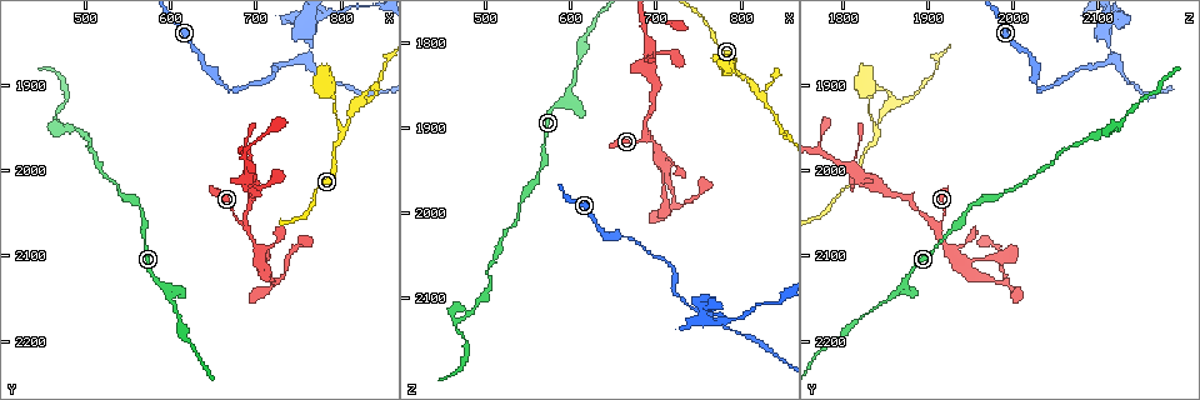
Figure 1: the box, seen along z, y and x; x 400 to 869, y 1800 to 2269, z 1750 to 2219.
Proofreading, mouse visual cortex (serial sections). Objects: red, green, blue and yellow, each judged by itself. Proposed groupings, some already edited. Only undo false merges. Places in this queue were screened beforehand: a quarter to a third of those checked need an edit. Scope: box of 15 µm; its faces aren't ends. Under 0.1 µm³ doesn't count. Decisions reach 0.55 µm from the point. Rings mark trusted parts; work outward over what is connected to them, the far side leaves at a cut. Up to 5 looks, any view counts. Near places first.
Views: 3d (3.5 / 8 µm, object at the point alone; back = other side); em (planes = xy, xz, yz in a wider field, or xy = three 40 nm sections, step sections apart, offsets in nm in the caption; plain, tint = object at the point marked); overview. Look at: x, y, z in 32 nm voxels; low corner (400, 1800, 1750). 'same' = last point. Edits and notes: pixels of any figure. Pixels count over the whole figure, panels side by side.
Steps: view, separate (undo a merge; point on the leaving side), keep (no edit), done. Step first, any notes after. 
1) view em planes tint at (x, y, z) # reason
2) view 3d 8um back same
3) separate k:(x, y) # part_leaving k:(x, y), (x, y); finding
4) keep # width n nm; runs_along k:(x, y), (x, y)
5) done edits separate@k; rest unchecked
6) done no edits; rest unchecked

view 3d 3.5um at (800, 1955, 1840) # sudden change in width

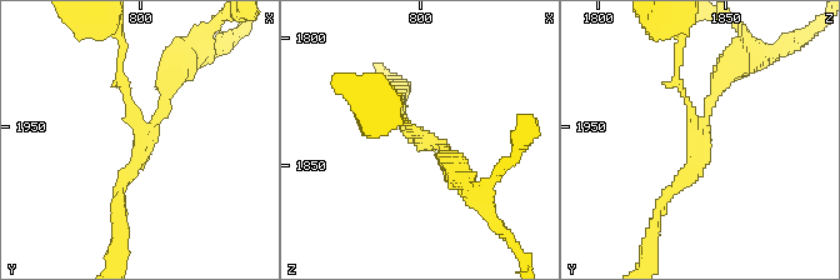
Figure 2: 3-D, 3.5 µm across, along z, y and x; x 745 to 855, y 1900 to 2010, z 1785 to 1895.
view em xy step 5 tint at (801, 1955, 1841) # arms 3; arm_widths 100, 150, 200 nm; need the tissue

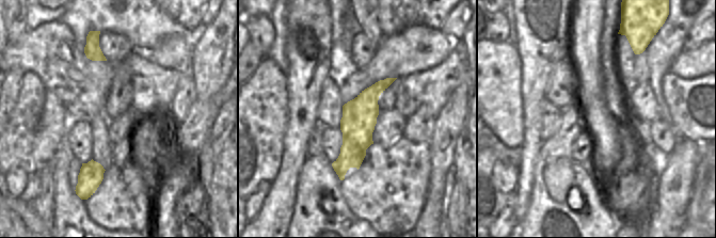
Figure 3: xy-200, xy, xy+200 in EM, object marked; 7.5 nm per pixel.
keep # runs_along 2:(660, 205), (701, 151), (675, 68); all the same cell

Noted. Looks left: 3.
view 3d 3.5um at (685, 2065, 1915) # sharp bend

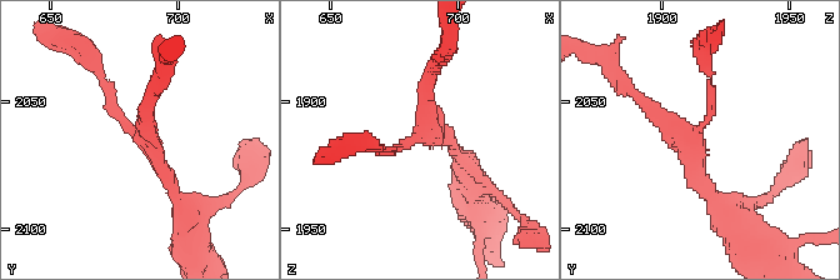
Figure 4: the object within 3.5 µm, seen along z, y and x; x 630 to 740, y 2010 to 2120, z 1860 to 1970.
view em xy step 2 tint at (683, 2063, 1914)

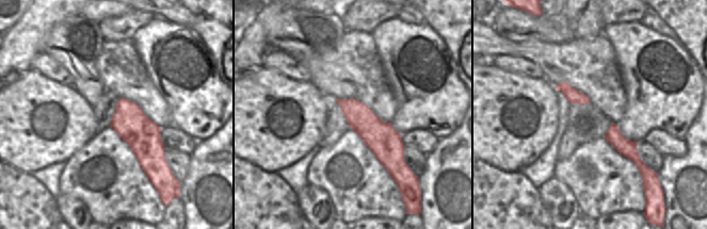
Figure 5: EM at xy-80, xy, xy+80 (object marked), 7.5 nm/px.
view em xy step 3 tint same

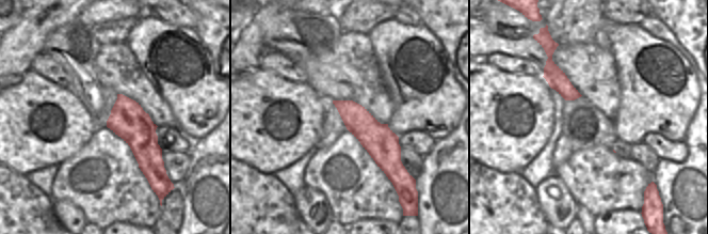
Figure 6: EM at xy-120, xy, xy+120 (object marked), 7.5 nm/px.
keep # runs_along 4:(375, 144), (395, 150), (421, 131), (433, 70); continuous, no second cell

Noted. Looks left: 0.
done no edits; rest unchecked

